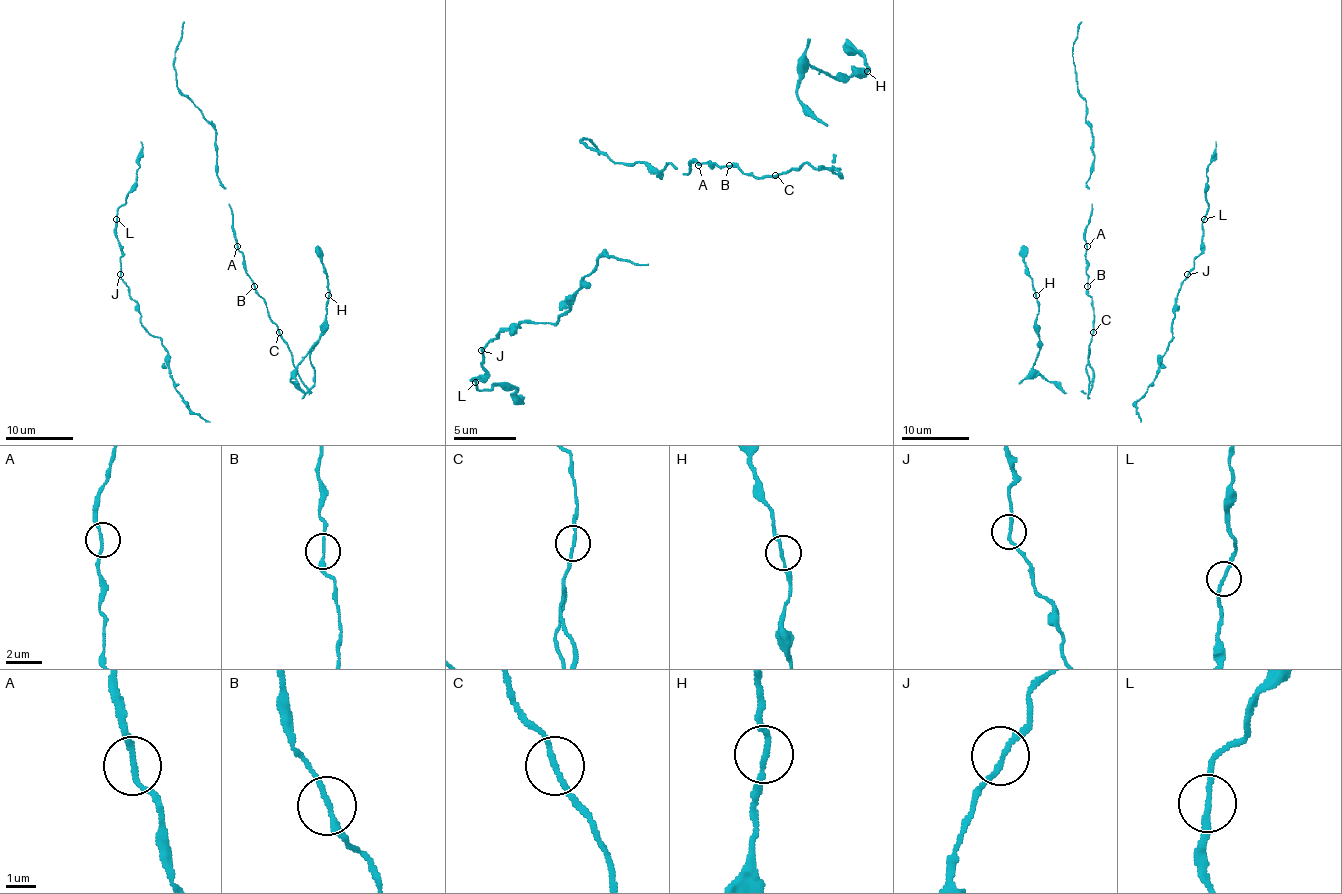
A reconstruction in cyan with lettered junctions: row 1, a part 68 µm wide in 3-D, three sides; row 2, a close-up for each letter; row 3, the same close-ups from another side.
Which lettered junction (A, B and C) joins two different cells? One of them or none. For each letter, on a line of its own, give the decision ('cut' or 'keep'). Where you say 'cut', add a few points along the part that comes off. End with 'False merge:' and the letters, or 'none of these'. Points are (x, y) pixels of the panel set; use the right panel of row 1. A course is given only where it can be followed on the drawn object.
A: keep
B: keep
C: cut
False merge: C

